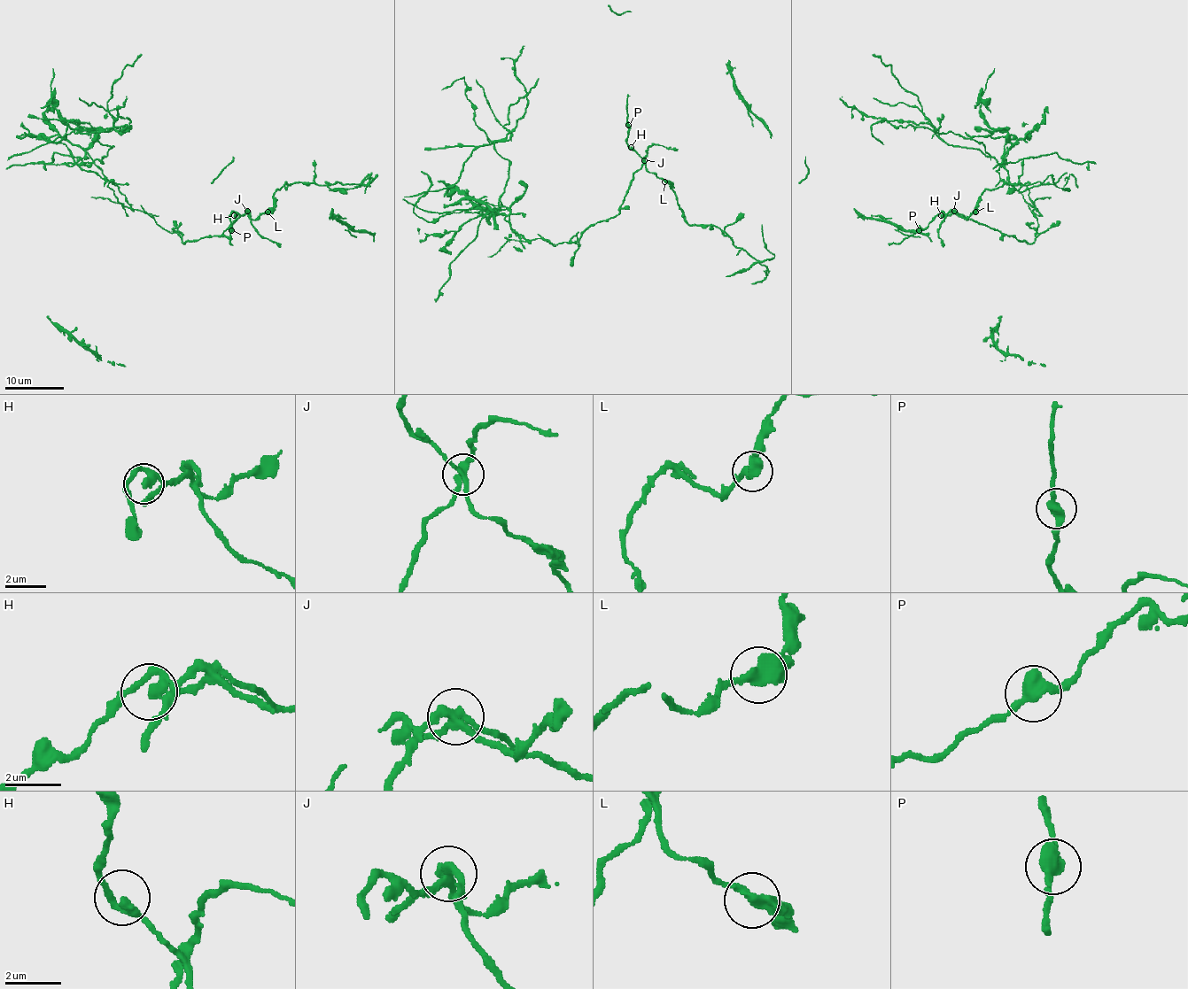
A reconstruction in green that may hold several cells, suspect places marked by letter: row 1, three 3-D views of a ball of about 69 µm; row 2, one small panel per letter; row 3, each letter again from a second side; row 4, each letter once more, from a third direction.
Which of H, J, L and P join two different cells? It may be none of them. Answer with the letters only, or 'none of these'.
J, L

